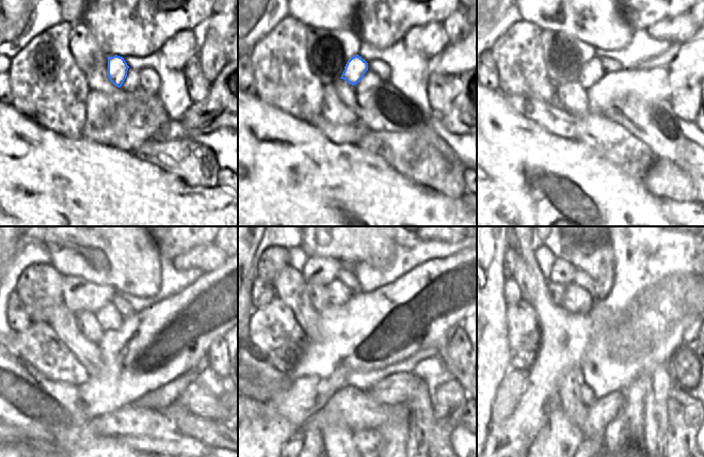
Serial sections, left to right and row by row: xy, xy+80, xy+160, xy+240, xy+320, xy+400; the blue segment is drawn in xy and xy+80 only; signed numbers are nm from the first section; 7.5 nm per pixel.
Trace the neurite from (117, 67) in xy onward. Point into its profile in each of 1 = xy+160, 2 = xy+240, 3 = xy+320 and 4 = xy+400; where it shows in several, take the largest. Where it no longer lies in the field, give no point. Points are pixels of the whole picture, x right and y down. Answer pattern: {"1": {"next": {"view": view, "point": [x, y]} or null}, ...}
{"1": {"next": {"view": "xy+160", "point": [591, 73]}}, "2": {"next": {"view": "xy+240", "point": [108, 316]}}, "3": {"next": {"view": "xy+320", "point": [338, 293]}}, "4": {"next": {"view": "xy+400", "point": [576, 299]}}}

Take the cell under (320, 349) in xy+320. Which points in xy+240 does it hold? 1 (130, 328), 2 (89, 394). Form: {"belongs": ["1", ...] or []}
{"belongs": ["2"]}

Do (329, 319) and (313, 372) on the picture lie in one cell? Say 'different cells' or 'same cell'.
different cells

